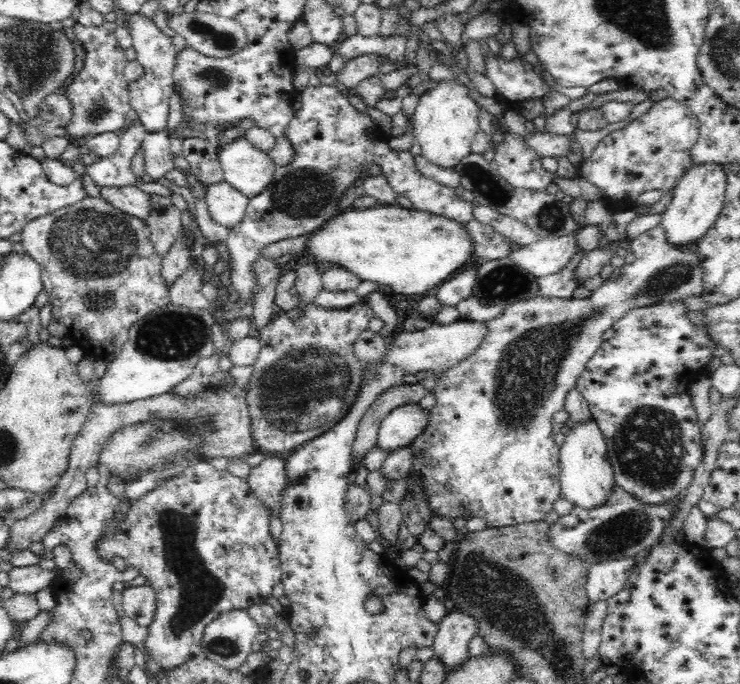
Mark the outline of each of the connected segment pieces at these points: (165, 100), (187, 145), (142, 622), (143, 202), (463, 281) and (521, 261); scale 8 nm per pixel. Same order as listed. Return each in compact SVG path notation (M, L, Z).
M128 13L124 21L128 21L129 32L132 36L132 48L137 53L136 62L143 67L142 78L130 82L131 108L134 109L139 121L145 126L146 132L158 132L168 126L169 99L175 90L173 70L176 66L176 48L172 44L172 38L166 36L160 28L157 28L153 20L138 13Z
M196 137L184 139L181 155L189 162L192 174L203 184L225 181L219 154L213 142Z
M122 585L122 606L128 617L134 619L140 626L148 627L154 620L156 610L156 591L152 586Z
M127 186L124 188L100 188L101 197L107 200L114 208L122 212L131 214L140 220L146 220L148 214L152 212L150 203L150 193L144 192L140 188Z
M476 265L467 267L444 280L442 284L439 284L434 293L444 306L454 306L472 294L471 290L476 275Z
M579 226L576 232L568 236L551 236L536 240L511 251L509 257L536 278L560 272L576 252L576 238L580 228L582 227Z

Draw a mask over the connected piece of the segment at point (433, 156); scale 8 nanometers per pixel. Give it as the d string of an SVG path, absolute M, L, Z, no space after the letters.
M462 73L457 78L438 81L438 86L420 95L418 105L413 114L415 140L421 146L421 155L426 160L442 168L453 168L468 156L470 144L474 136L480 132L478 115L482 113L480 107L468 95L467 80Z

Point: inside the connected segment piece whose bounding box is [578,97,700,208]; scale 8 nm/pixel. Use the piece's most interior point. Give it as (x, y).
(652, 152)

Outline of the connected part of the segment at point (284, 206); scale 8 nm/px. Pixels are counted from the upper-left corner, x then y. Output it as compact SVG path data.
M308 86L302 90L302 106L300 110L294 111L290 122L286 127L285 137L288 138L294 149L294 158L283 167L276 167L272 182L266 186L258 196L249 199L243 219L230 229L227 237L226 248L229 256L229 273L232 282L230 292L233 299L228 304L223 304L217 314L218 323L222 330L224 324L230 320L240 318L240 310L251 302L254 291L257 288L257 276L254 271L254 264L261 257L260 252L272 243L284 239L296 238L301 235L310 234L322 226L329 218L338 213L337 204L344 193L352 186L362 181L366 172L373 165L377 164L382 170L382 175L390 183L390 186L398 195L409 198L414 208L425 210L434 215L444 216L461 223L470 222L473 219L472 202L462 199L454 191L454 188L444 186L432 178L425 177L418 171L414 155L410 151L396 152L387 143L388 135L381 131L366 113L356 110L346 96L340 93L335 86Z

